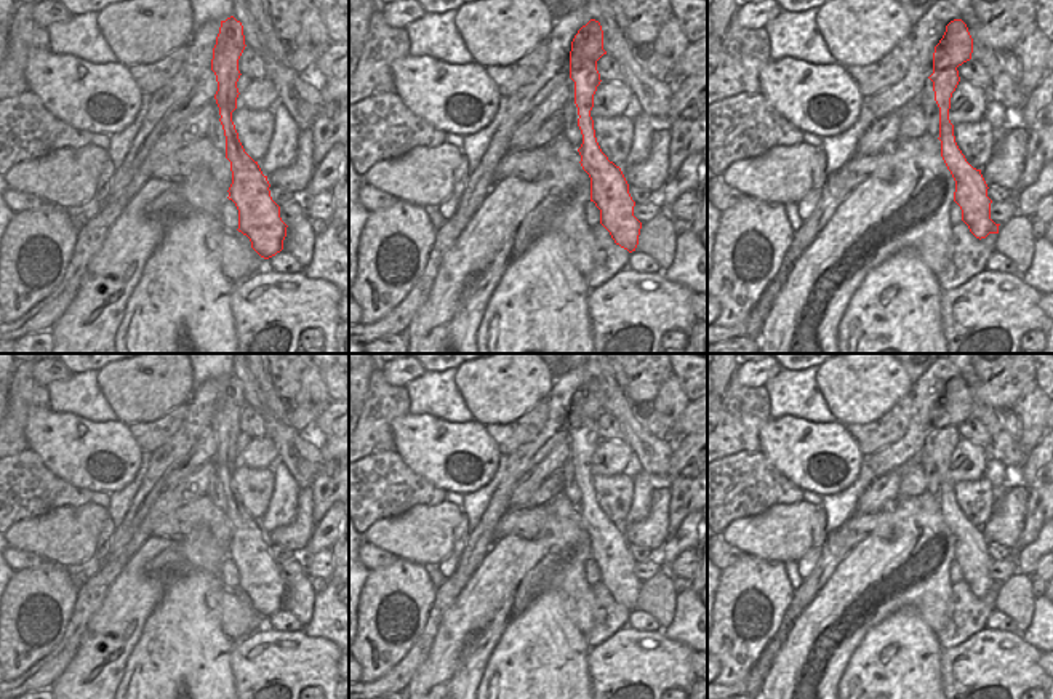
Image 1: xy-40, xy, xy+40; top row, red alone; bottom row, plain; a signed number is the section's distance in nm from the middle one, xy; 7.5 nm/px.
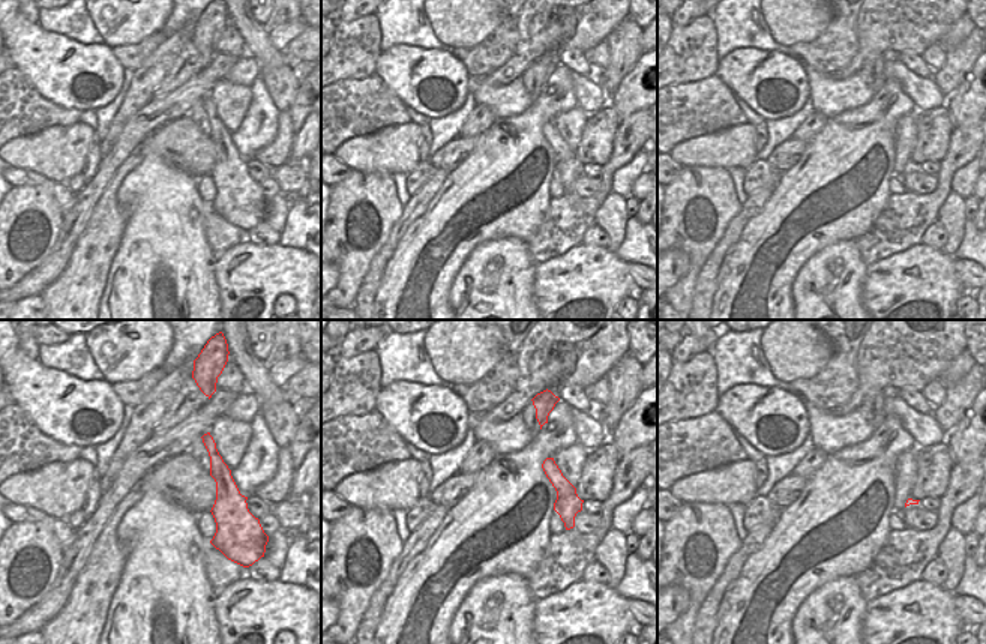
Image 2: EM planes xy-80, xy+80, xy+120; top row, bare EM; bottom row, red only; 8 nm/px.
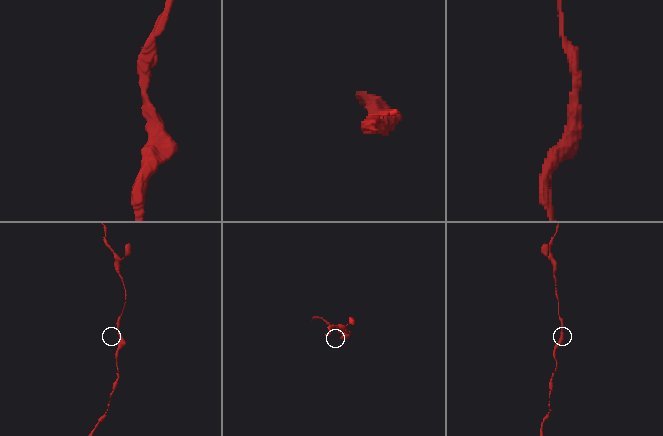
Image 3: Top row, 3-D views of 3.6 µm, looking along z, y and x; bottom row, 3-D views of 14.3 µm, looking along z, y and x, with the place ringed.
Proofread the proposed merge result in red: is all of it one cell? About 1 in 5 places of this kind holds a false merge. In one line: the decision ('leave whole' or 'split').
leave whole

